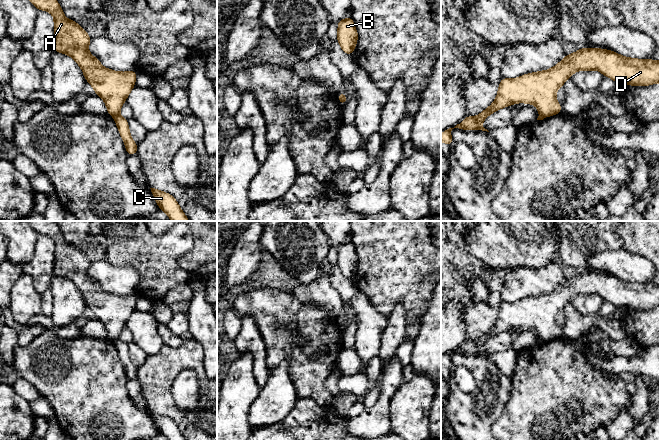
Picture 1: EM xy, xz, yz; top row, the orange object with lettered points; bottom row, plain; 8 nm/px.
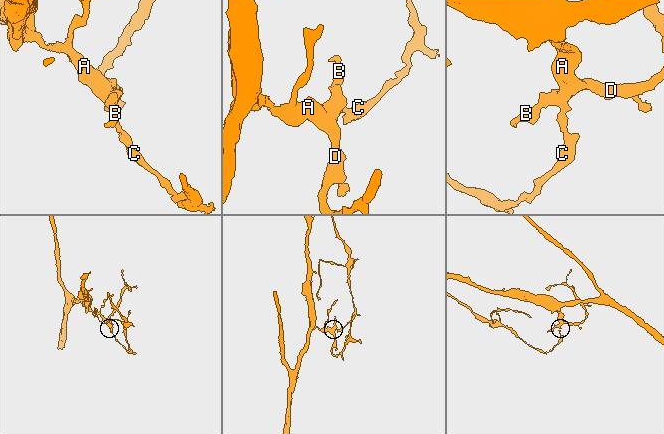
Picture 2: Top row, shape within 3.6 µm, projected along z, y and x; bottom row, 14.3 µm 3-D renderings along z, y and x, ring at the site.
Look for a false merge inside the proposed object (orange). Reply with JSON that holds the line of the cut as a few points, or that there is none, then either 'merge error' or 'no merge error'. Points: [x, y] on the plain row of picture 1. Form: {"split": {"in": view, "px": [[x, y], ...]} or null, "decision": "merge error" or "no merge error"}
{"split": {"in": "xy", "px": [[118, 338], [113, 340]]}, "decision": "merge error"}

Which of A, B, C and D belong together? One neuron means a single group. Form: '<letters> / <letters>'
A B D / C

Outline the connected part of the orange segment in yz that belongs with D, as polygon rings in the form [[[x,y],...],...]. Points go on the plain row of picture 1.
[[[580,272],[573,278],[567,278],[562,285],[549,294],[528,297],[515,303],[502,301],[495,325],[478,340],[472,341],[467,339],[466,342],[454,352],[489,356],[481,350],[481,347],[490,338],[503,331],[509,331],[514,327],[534,328],[538,332],[539,338],[543,341],[557,339],[562,336],[562,331],[555,322],[557,314],[564,309],[565,305],[569,303],[573,297],[581,294],[598,294],[603,300],[607,300],[613,305],[624,309],[649,310],[659,307],[659,285],[652,284],[651,282],[644,285],[637,282],[623,281],[607,273]]]

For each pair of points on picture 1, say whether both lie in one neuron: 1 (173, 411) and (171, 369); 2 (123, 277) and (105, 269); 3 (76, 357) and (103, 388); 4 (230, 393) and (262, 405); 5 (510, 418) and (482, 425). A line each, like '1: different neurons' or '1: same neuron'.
1: same neuron
2: same neuron
3: same neuron
4: different neurons
5: different neurons

